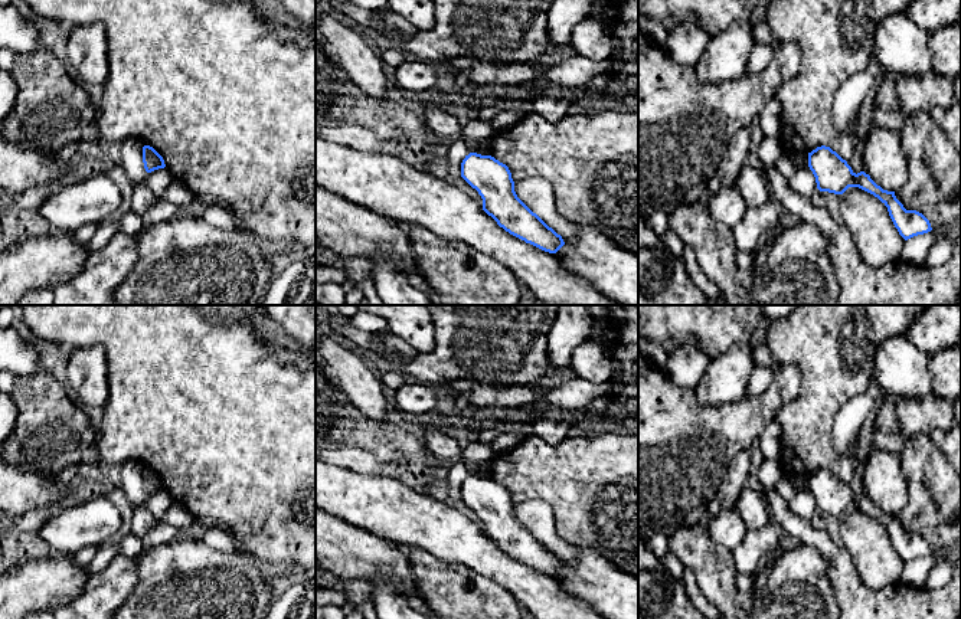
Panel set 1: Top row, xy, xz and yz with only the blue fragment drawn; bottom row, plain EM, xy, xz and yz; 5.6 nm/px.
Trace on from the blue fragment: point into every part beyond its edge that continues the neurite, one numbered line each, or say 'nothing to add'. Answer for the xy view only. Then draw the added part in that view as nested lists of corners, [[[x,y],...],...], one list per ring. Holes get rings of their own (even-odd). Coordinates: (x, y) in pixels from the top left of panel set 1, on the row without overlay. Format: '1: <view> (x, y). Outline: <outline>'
nothing to add

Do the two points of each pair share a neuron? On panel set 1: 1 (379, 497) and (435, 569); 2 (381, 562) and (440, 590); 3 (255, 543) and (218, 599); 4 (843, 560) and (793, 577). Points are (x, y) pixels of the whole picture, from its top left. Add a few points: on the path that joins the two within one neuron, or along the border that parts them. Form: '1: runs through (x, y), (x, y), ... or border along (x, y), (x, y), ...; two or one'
1: border along (407, 547), (422, 547), (448, 563); two
2: border along (405, 549), (415, 576), (415, 589), (425, 603); two
3: border along (237, 546), (257, 560); two
4: border along (803, 543), (827, 562), (836, 599); two

